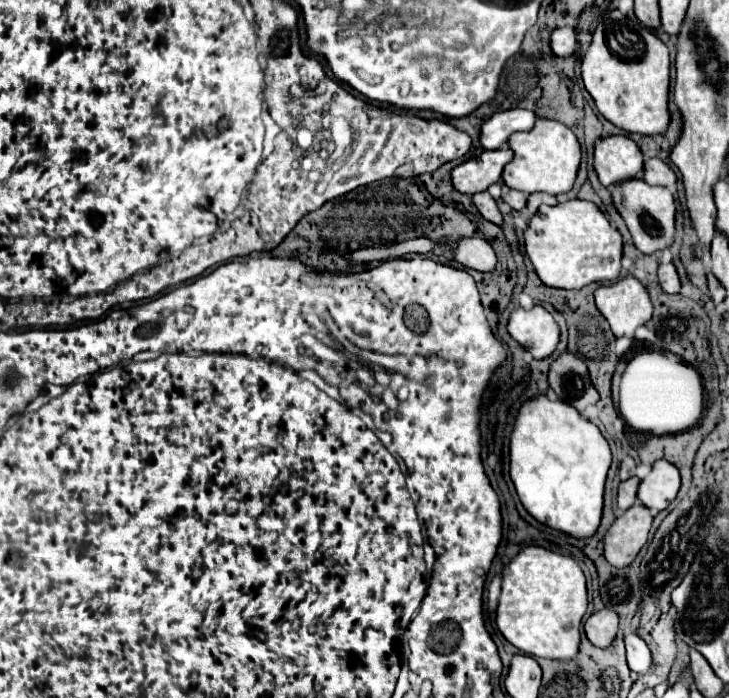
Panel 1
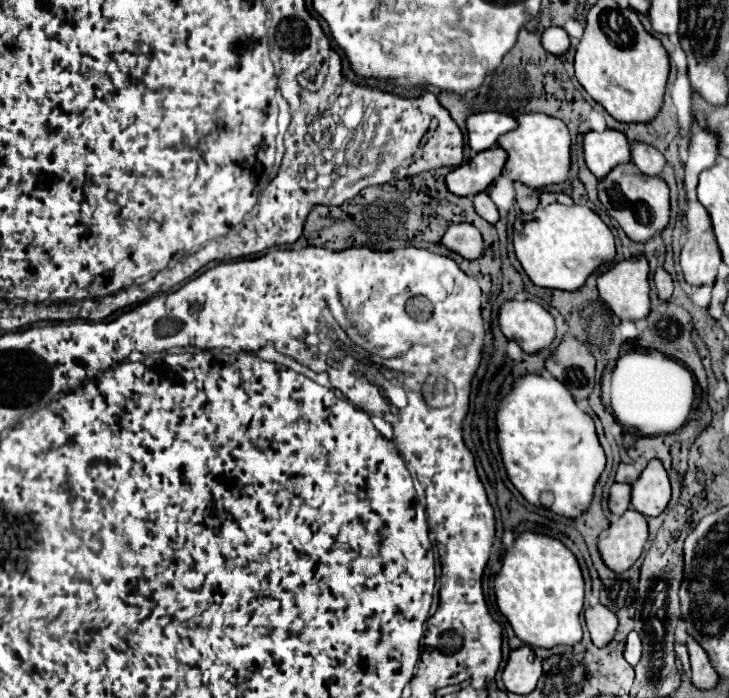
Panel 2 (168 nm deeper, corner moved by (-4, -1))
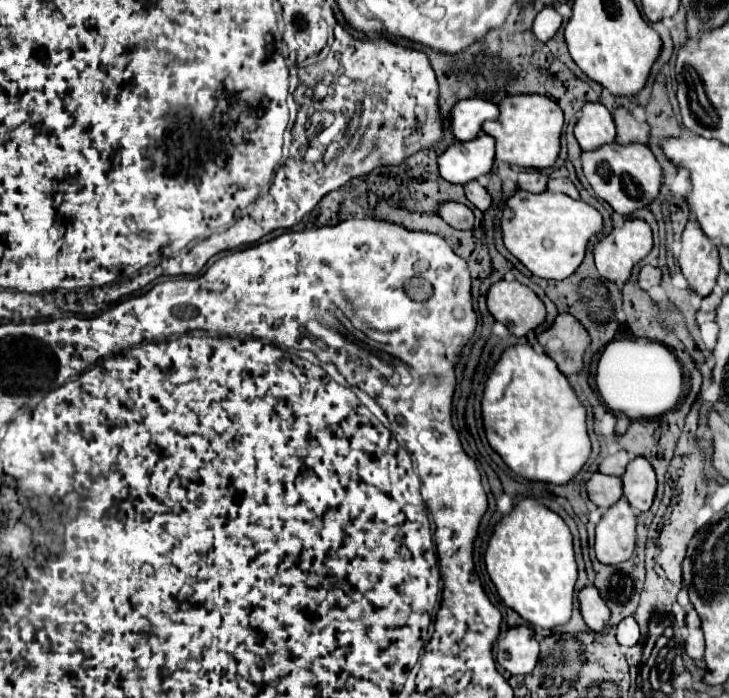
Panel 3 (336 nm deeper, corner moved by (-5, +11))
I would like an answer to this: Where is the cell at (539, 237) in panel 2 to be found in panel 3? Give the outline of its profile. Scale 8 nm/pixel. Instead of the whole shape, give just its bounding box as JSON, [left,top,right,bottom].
[501,190,603,280]

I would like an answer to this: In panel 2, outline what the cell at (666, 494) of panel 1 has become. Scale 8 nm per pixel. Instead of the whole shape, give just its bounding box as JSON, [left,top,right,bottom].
[632,460,670,516]

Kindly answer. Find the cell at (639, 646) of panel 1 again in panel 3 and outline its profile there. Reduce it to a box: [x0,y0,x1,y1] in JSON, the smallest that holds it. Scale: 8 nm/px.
[617,616,639,648]

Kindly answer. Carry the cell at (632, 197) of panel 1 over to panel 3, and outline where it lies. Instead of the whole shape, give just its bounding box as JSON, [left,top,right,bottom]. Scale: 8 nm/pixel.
[581,142,663,218]

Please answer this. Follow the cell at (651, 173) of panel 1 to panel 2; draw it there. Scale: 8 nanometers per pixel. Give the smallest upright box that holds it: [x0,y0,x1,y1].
[630,142,666,176]

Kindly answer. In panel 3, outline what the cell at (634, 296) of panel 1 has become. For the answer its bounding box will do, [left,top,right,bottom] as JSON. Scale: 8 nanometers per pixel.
[595,220,651,284]

